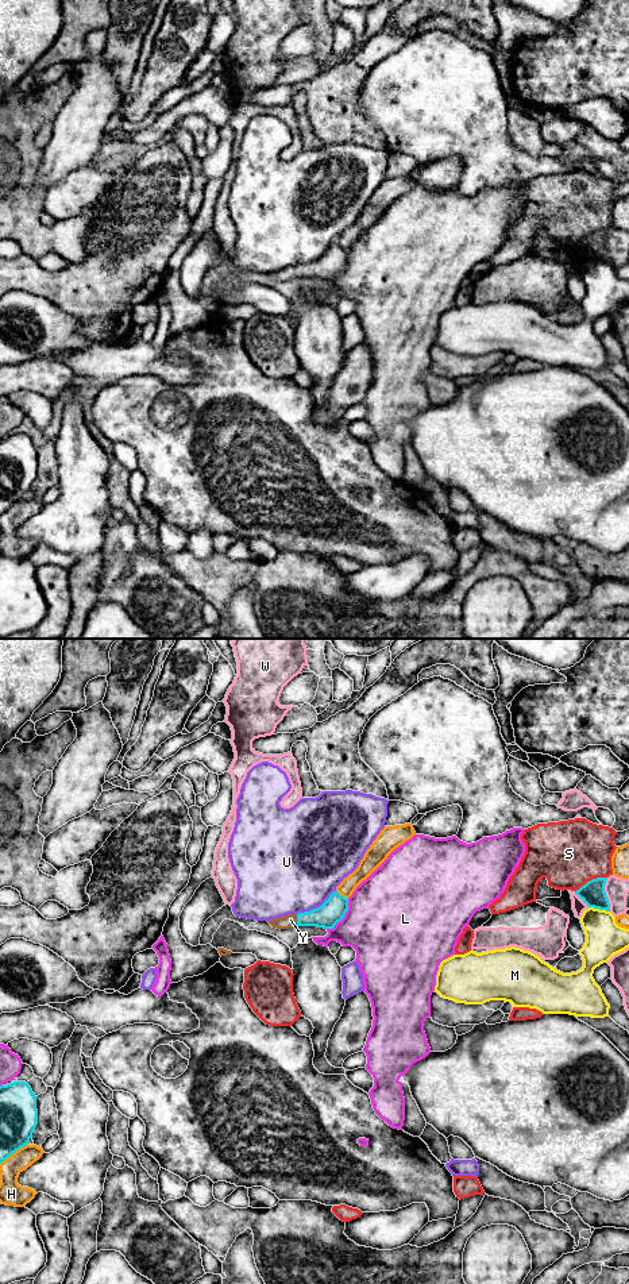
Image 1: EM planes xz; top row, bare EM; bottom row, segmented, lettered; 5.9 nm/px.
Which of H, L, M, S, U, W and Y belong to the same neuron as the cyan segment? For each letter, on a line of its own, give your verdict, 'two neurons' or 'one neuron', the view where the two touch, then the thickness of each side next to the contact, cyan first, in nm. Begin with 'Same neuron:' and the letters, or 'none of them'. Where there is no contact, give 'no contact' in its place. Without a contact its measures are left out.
Same neuron: Y
H: two neurons | xz | 220/140 nm
L: two neurons | xz | 150/480 nm
M: two neurons | xz | 140/220 nm
S: two neurons | xz | 140/400 nm
U: two neurons | xz | 150/480 nm
W: two neurons | xz | 140/140 nm
Y: one neuron | xz | 150/80 nm

